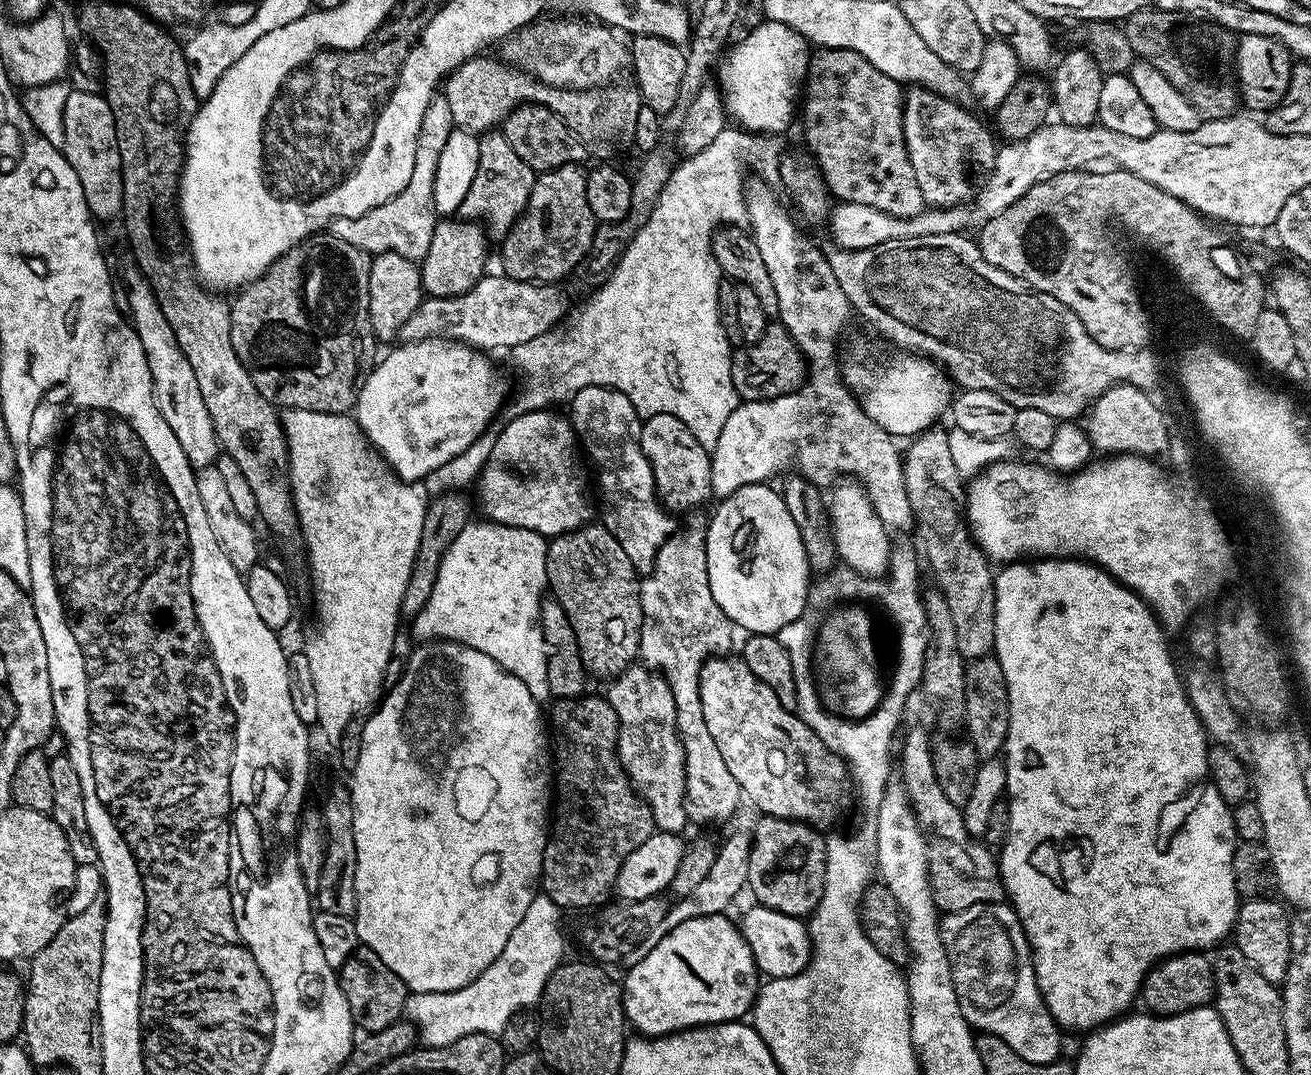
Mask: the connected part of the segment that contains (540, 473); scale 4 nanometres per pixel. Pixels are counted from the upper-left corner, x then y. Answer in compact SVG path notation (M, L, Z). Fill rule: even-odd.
M537 410L535 412L527 412L518 418L507 421L501 427L498 438L494 442L494 450L490 454L490 458L486 462L486 466L480 471L478 477L478 485L480 484L480 508L489 516L487 519L493 525L499 526L505 524L511 528L525 528L526 530L534 530L545 538L560 536L564 532L572 532L576 528L581 528L583 524L589 523L594 516L594 508L588 505L588 492L584 489L584 476L580 473L580 456L582 460L582 452L578 447L578 437L576 431L572 429L569 417L567 415L559 416L556 410Z

